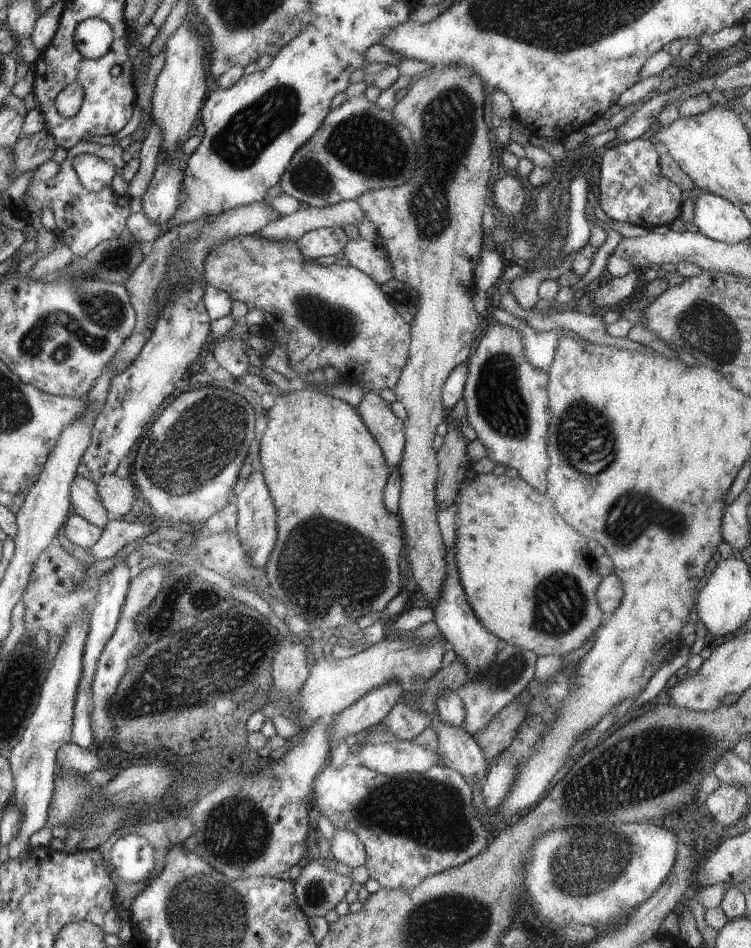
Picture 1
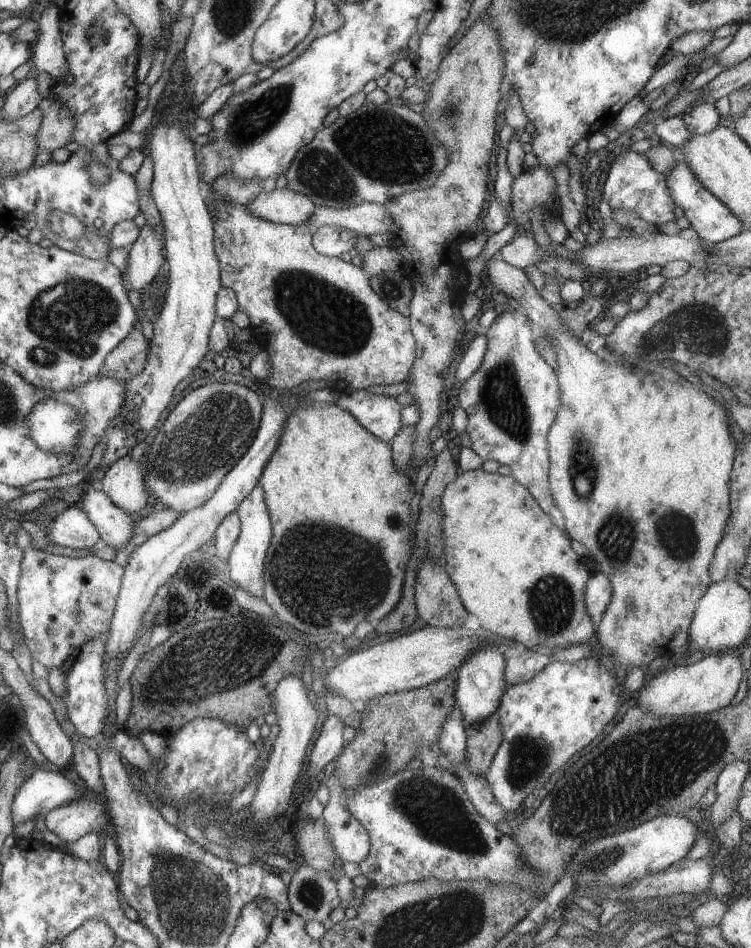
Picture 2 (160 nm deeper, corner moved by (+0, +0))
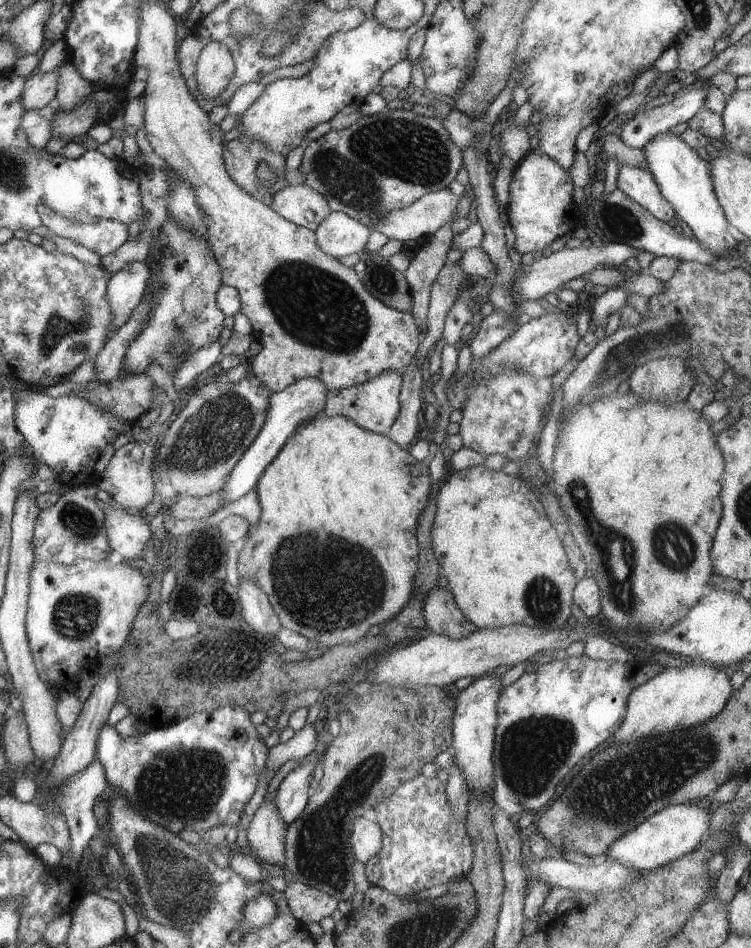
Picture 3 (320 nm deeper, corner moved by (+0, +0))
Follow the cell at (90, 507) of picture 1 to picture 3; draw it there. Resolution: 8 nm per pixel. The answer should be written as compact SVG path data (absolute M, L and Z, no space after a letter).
M102 505L104 528L111 551L116 551L124 562L143 565L142 552L150 540L155 540L148 524L140 516L116 506Z

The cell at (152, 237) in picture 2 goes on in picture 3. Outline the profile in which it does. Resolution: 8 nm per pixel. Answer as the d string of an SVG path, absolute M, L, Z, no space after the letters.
M144 260L126 264L112 276L108 286L108 302L114 312L114 328L110 328L110 337L133 316L146 288L150 286L150 278L150 266Z

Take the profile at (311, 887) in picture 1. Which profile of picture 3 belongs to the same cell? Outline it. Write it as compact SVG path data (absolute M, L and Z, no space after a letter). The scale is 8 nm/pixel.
M289 878L284 894L294 918L306 926L320 923L322 918L332 915L338 908L336 898L292 878Z

